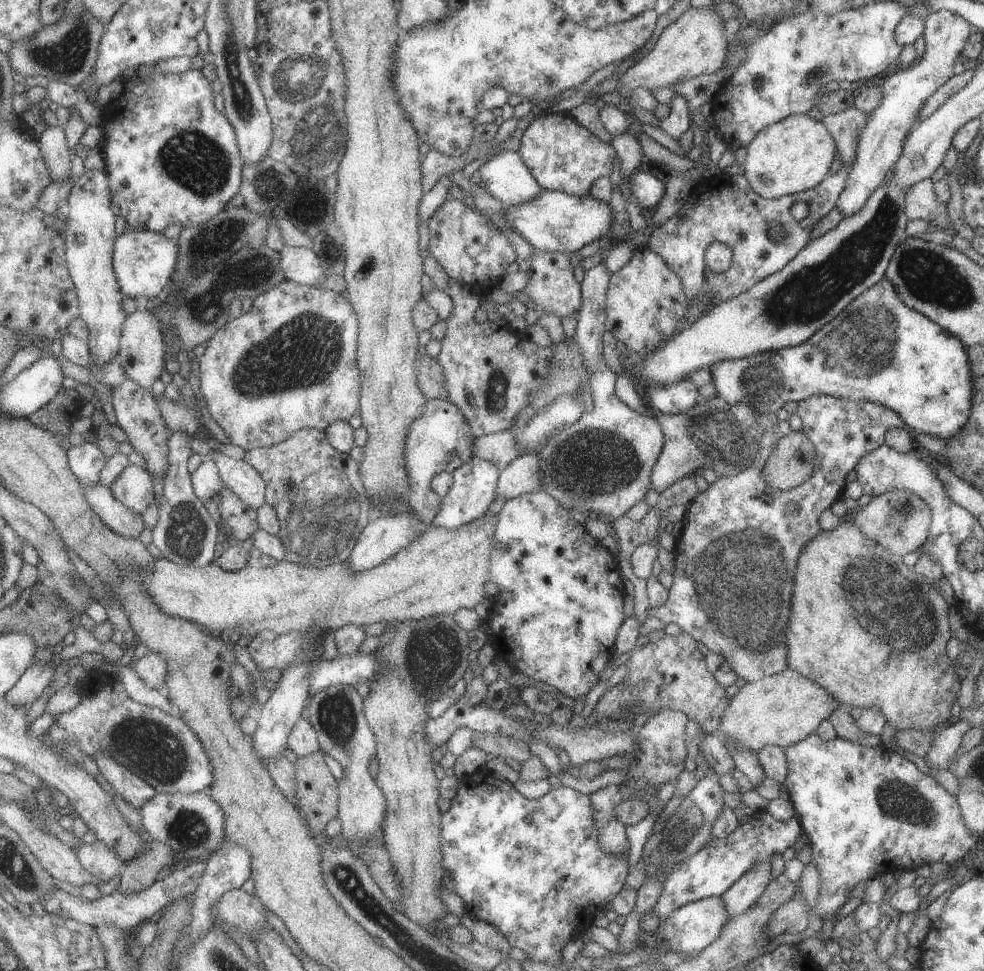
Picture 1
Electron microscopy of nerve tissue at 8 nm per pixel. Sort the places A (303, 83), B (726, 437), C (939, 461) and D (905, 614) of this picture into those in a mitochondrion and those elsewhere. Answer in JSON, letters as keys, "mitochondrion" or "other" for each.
{"A":"mitochondrion","B":"mitochondrion","C":"other","D":"mitochondrion"}

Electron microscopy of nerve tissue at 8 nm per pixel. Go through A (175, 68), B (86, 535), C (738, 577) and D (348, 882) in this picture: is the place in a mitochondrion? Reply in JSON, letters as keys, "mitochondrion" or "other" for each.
{"A":"other","B":"other","C":"mitochondrion","D":"mitochondrion"}

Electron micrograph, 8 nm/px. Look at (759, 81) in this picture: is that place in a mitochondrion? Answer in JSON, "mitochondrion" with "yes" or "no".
{"mitochondrion":"yes"}

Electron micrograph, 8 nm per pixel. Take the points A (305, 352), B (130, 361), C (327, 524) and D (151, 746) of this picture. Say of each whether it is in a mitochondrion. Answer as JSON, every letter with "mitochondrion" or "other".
{"A":"mitochondrion","B":"other","C":"mitochondrion","D":"mitochondrion"}

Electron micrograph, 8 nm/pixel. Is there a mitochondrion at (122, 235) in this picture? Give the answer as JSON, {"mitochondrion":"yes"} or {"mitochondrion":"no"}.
{"mitochondrion":"no"}

